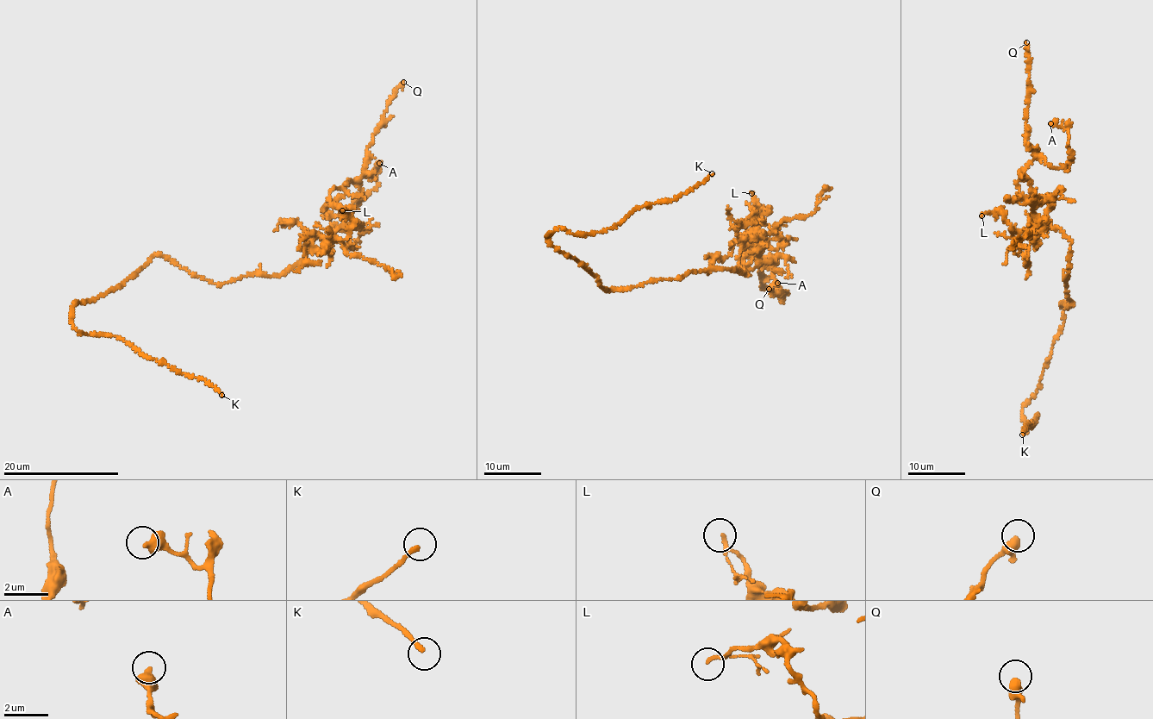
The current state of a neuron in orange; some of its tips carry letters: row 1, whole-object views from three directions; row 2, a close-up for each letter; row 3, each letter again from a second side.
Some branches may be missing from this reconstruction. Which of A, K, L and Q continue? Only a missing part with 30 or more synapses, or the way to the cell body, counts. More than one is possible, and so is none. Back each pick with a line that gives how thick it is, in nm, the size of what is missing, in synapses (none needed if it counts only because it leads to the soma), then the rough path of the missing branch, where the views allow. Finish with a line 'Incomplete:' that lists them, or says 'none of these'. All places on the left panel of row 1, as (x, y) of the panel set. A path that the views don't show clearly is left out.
K: 200 nm thick; missing branch runs (221, 395), (235, 406), (303, 436), (333, 437), (328, 440), (325, 434), (265, 394), (242, 390)
Incomplete: K

